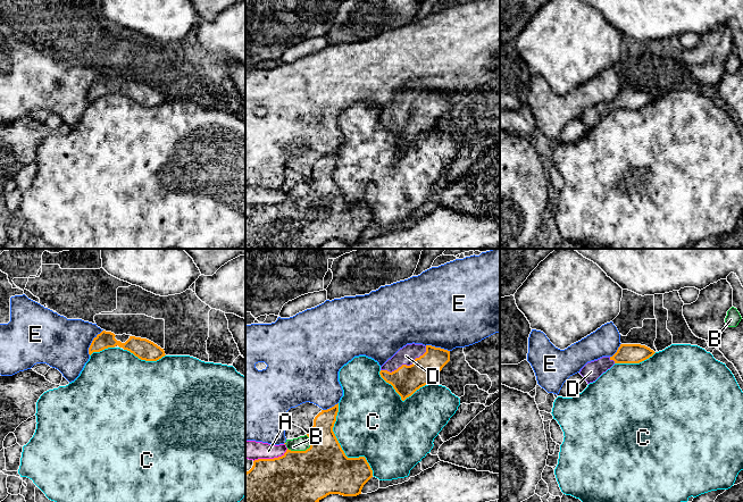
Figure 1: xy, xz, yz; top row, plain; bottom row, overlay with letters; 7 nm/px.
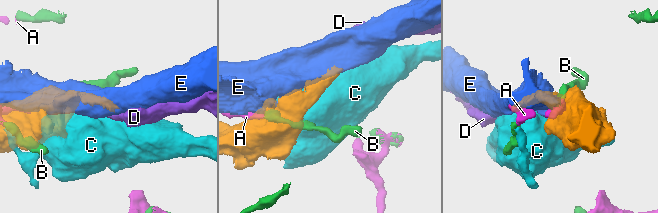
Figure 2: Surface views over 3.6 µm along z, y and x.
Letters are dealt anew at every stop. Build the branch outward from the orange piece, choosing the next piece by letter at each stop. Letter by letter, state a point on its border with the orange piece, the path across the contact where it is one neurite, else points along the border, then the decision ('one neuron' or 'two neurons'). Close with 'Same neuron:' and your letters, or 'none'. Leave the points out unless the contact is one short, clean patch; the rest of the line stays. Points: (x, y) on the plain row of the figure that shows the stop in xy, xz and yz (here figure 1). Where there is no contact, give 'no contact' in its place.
A: meets orange in xz at (270, 205); two neurons
B: meets orange in xz at (301, 197); two neurons
C: meets orange in xz at (341, 193); two neurons
D: meets orange in xz at (406, 110); one neuron
E: meets orange in xy at (92, 88); two neurons
Same neuron: D

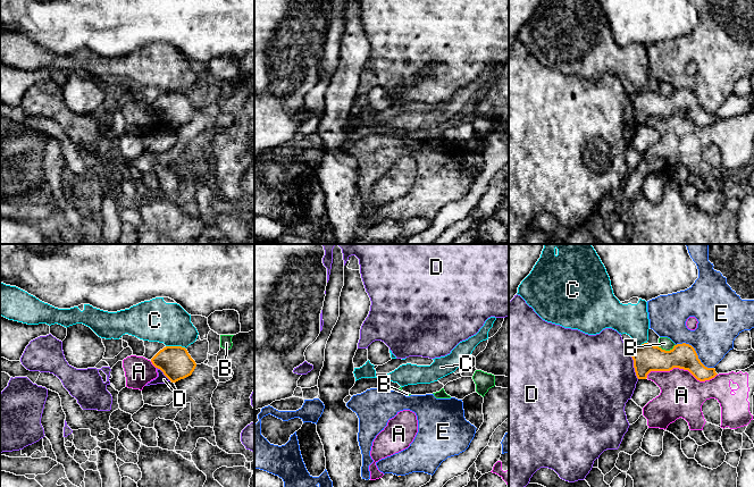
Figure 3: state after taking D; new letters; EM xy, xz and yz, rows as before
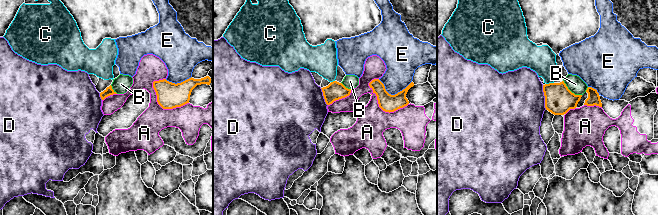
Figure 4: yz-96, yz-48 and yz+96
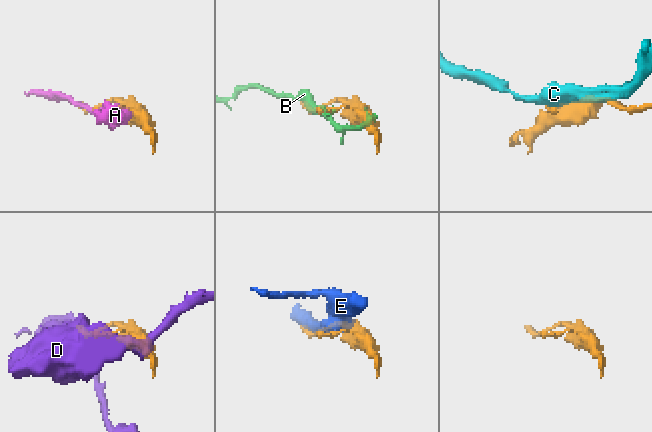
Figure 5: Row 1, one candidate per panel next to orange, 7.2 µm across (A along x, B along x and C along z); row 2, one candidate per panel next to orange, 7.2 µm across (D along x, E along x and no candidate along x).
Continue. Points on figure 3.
A: meets orange in yz at (680, 114); two neurons
B: meets orange in yz at (667, 97); two neurons
C: meets orange in xy at (176, 92); border along xy (166, 91), (181, 91), (185, 94); two neurons
D: meets orange in yz at (634, 110); two neurons
E: meets orange in yz at (695, 98); two neurons
Same neuron: none

